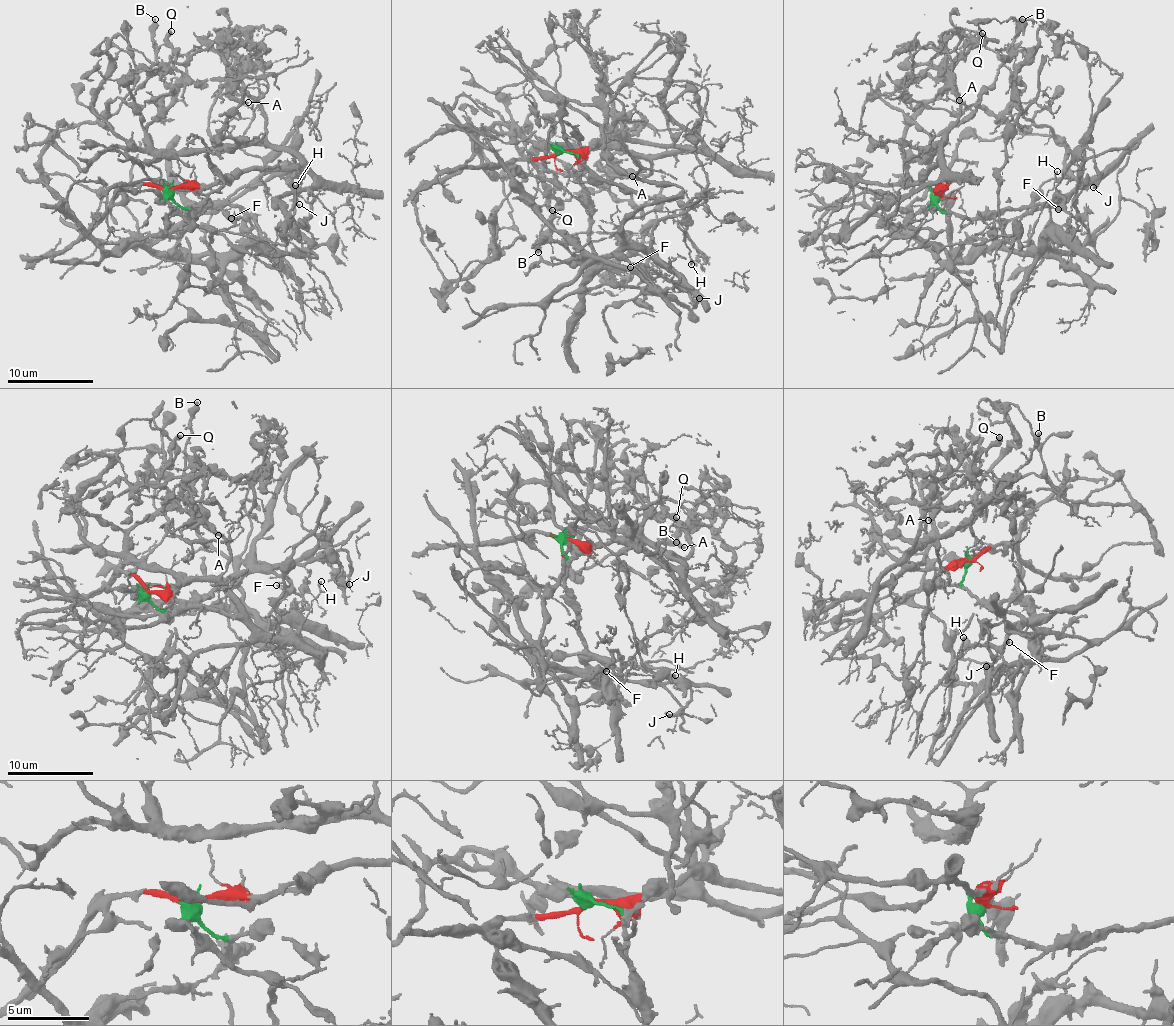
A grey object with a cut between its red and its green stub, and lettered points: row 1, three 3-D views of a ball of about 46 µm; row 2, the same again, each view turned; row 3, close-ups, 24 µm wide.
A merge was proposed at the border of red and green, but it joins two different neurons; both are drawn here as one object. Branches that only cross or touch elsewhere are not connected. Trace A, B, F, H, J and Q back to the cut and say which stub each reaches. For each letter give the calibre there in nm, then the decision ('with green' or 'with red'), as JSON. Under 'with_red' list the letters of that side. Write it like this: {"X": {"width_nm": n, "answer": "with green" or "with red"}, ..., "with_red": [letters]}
{"A": {"width_nm": 240, "answer": "with red"}, "B": {"width_nm": 400, "answer": "with red"}, "F": {"width_nm": 90, "answer": "with green"}, "H": {"width_nm": 160, "answer": "with green"}, "J": {"width_nm": 200, "answer": "with green"}, "Q": {"width_nm": 420, "answer": "with red"}, "with_red": ["A", "B", "Q"]}

